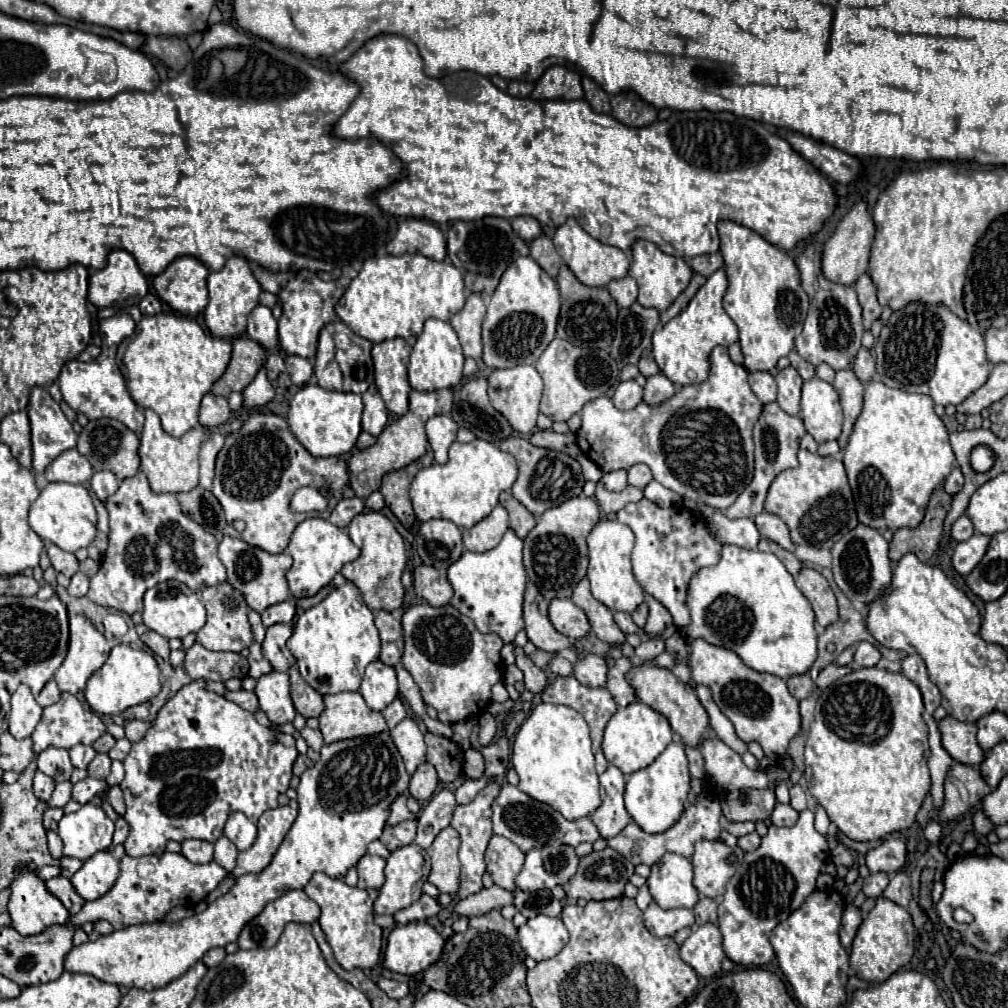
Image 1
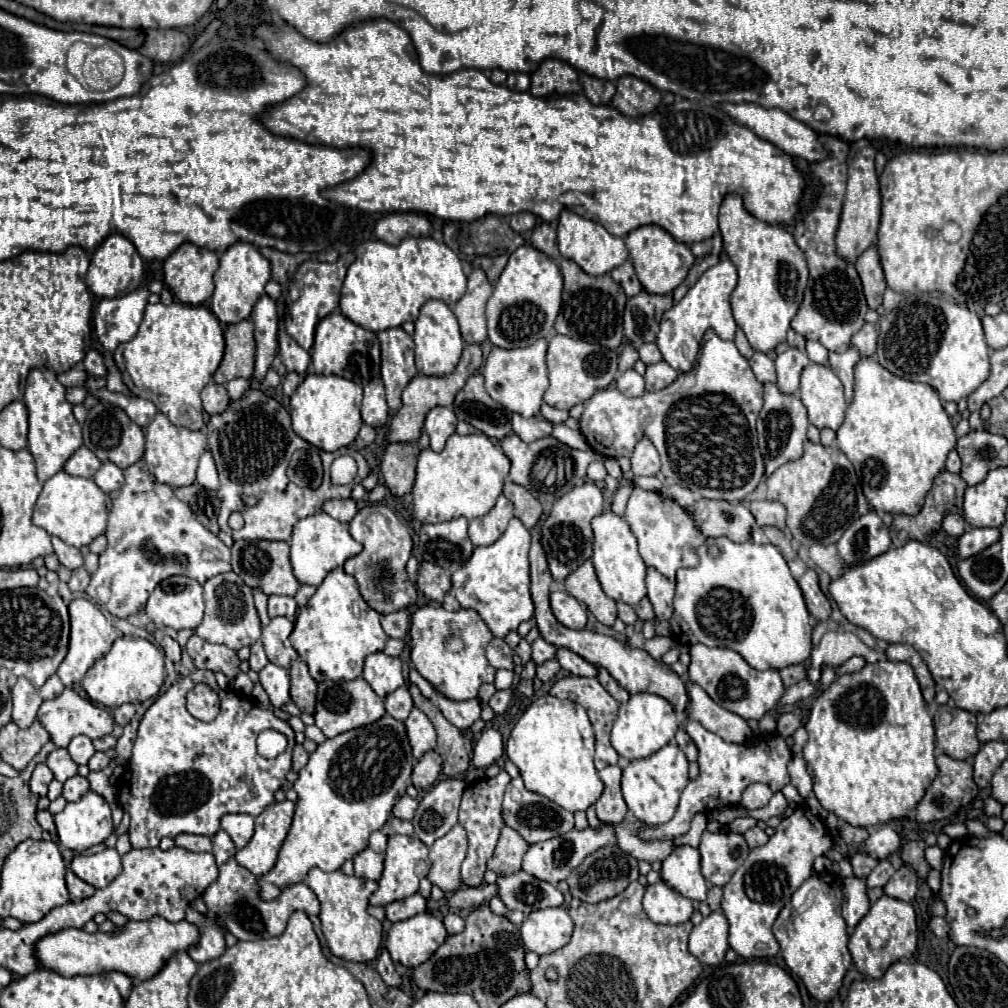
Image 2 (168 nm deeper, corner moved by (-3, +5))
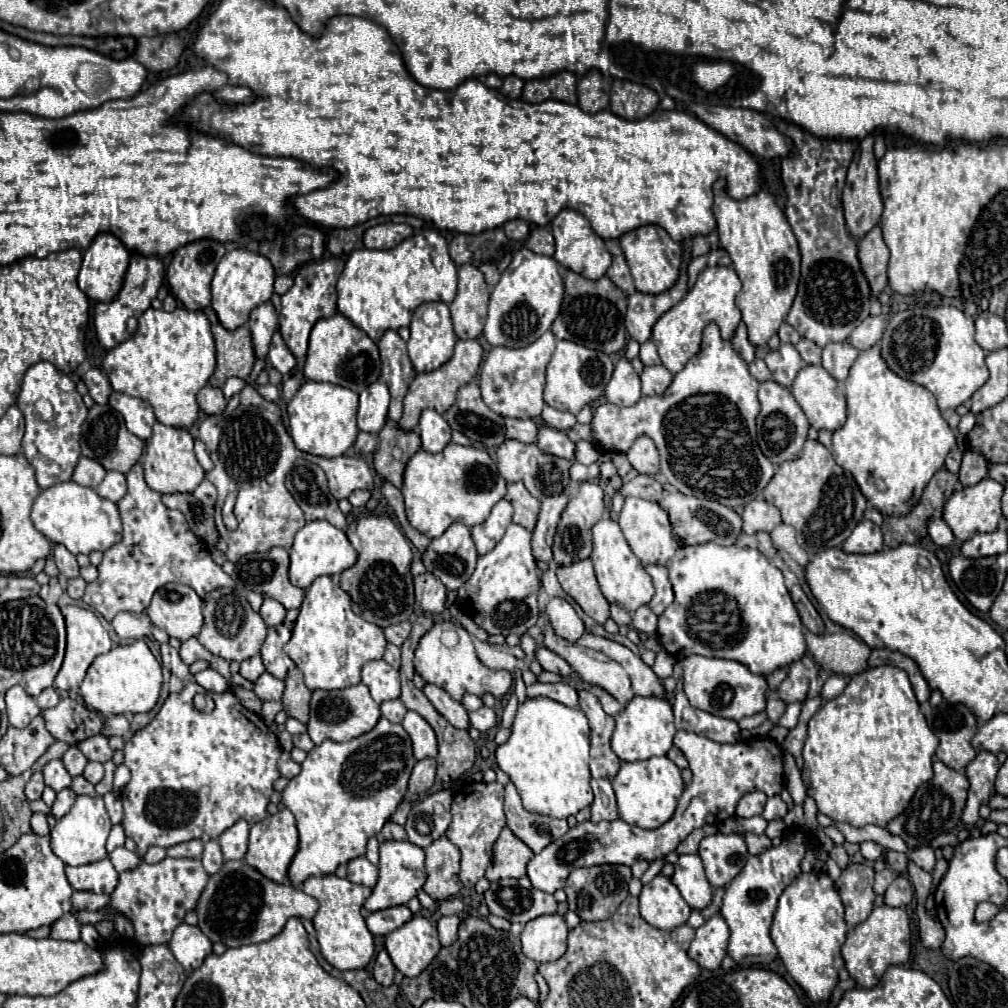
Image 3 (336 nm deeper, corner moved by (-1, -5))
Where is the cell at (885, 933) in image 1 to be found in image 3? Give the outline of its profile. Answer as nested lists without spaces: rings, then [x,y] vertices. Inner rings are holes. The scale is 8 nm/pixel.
[[[879,906],[873,908],[869,918],[853,928],[853,932],[847,934],[847,940],[841,948],[841,954],[845,958],[847,970],[851,978],[863,986],[873,988],[885,974],[889,966],[905,964],[911,954],[911,938],[909,938],[909,916],[903,908],[891,908],[891,906]]]

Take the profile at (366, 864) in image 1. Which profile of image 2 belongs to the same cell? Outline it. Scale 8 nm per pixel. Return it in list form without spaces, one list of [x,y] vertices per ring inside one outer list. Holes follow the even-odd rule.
[[[365,848],[363,852],[359,852],[353,858],[355,876],[363,878],[363,880],[375,880],[377,882],[379,876],[383,874],[383,860],[385,860],[383,854],[377,854],[371,848]]]

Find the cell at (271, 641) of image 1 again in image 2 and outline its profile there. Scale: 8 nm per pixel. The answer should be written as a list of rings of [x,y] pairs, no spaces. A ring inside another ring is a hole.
[[[283,616],[271,618],[271,622],[263,628],[261,642],[267,652],[267,658],[281,668],[289,668],[293,660],[299,657],[293,647],[287,646],[291,632],[293,632],[293,622]]]

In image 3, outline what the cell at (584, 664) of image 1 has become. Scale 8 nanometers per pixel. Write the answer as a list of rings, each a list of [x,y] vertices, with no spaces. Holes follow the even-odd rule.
[[[539,646],[539,648],[537,648],[537,660],[539,660],[539,664],[543,666],[543,670],[555,672],[555,674],[559,674],[563,680],[567,680],[567,678],[573,676],[571,666],[569,666],[561,656],[557,656],[555,652],[547,650],[545,646]]]

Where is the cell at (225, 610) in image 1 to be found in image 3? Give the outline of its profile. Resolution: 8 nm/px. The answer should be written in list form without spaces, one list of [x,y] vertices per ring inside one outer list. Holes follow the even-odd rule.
[[[217,588],[203,598],[203,628],[197,640],[213,654],[223,656],[225,660],[243,662],[255,654],[259,654],[261,644],[267,636],[267,626],[263,618],[251,610],[243,588]]]

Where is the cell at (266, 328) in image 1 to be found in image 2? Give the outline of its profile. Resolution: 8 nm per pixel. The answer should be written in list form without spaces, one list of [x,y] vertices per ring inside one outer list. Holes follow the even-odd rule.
[[[263,294],[257,300],[251,312],[251,322],[255,324],[255,342],[257,342],[253,378],[263,380],[265,372],[269,370],[277,354],[277,308],[267,294]]]

